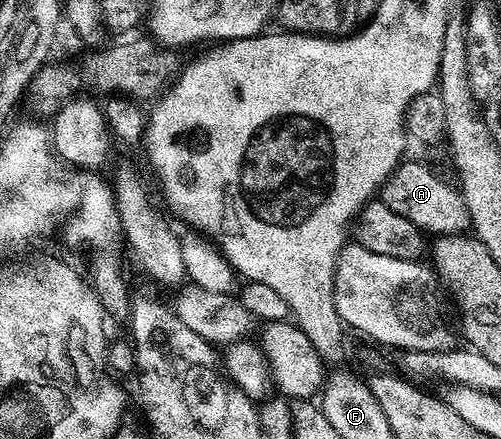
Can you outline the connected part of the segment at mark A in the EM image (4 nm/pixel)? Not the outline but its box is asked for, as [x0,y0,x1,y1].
[377,160,472,235]

